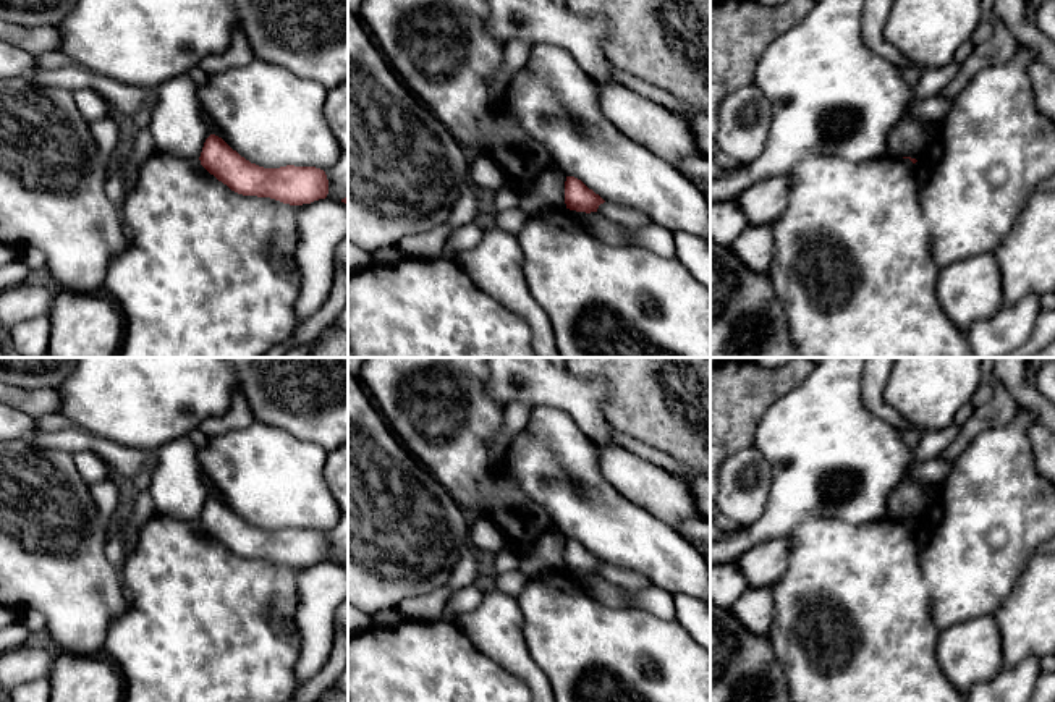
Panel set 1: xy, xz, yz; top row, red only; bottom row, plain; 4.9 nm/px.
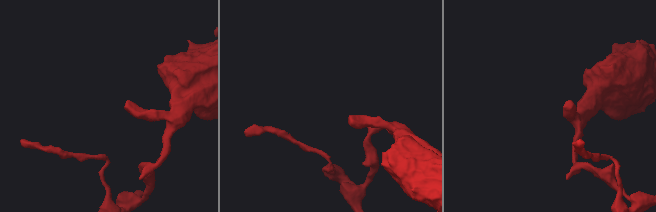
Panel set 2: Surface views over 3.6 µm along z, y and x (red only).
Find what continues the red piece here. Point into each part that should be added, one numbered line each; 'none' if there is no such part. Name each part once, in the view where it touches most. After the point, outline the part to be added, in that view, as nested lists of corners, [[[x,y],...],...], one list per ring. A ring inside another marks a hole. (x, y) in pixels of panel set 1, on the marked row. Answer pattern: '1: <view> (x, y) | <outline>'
none

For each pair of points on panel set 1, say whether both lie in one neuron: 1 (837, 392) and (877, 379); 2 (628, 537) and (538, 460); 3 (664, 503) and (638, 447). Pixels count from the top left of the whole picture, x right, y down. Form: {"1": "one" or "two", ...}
{"1": "two", "2": "one", "3": "two"}

